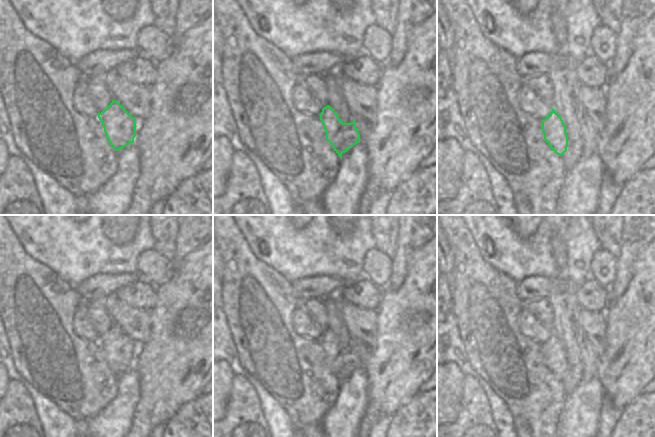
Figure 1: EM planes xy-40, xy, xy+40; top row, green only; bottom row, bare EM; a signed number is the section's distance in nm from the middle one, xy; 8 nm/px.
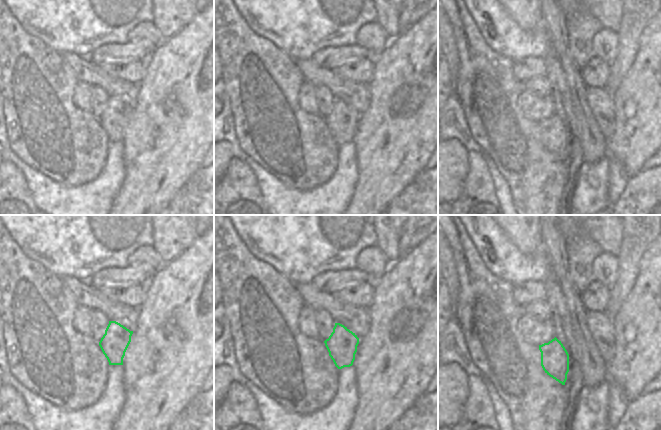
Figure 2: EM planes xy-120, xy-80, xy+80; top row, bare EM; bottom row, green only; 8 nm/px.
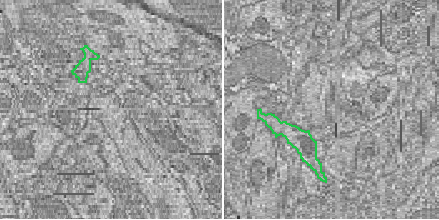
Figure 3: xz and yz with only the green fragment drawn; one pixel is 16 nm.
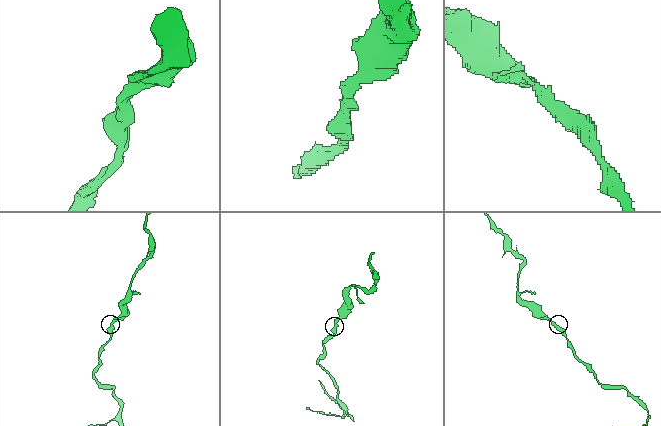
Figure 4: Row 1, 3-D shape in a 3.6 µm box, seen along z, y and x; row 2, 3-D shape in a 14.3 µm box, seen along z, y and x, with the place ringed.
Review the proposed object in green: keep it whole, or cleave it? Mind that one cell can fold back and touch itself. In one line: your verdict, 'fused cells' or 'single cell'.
single cell

